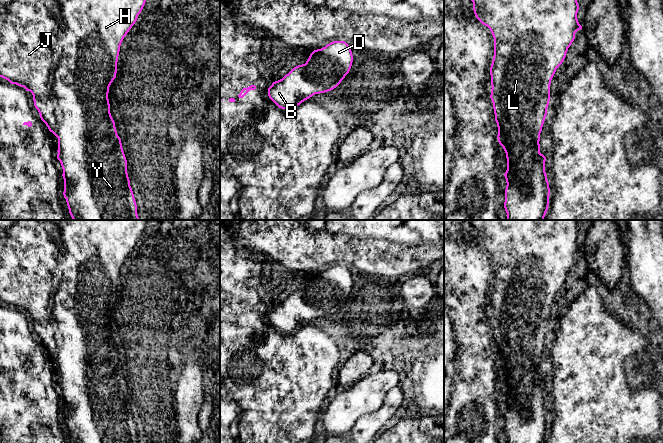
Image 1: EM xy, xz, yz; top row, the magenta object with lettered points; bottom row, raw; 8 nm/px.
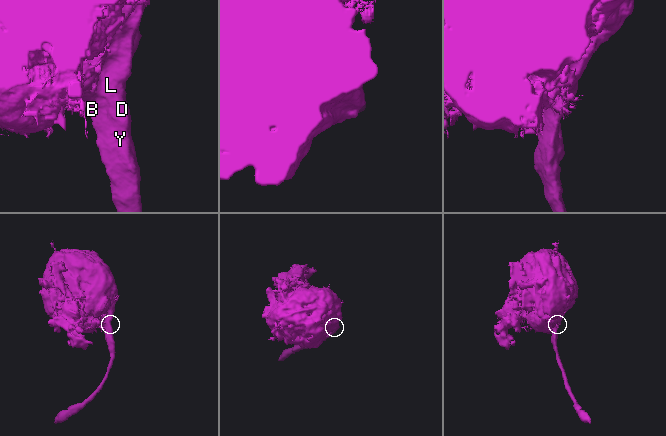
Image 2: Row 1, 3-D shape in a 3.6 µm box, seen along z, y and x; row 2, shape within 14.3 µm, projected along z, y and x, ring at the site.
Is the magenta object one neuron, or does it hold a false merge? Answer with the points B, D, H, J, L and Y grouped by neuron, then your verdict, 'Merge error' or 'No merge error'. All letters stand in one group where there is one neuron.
Groups: B D H J L Y. No merge error

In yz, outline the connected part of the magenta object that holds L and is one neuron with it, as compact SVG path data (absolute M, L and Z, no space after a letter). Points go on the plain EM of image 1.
M469 220L476 242L487 250L494 262L490 291L491 319L498 366L507 382L504 432L507 443L544 443L549 430L550 412L545 396L546 381L540 377L540 357L550 325L550 308L556 293L566 281L575 257L582 253L577 243L577 220Z

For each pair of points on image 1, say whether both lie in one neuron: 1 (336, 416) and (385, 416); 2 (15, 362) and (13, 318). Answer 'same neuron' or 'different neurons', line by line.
1: different neurons
2: same neuron

